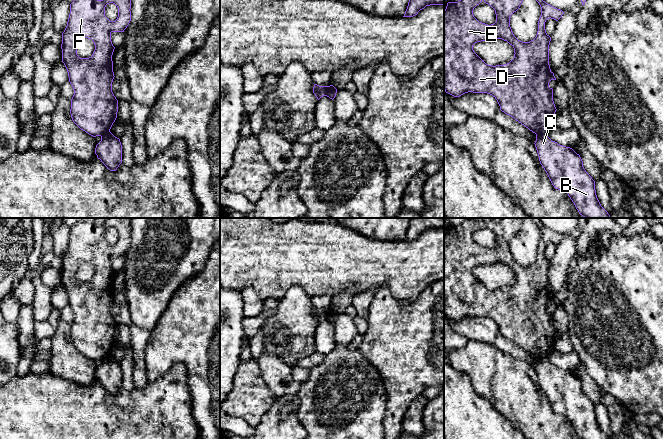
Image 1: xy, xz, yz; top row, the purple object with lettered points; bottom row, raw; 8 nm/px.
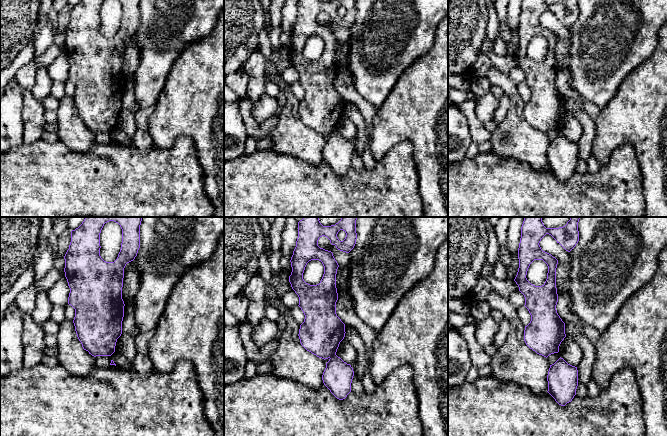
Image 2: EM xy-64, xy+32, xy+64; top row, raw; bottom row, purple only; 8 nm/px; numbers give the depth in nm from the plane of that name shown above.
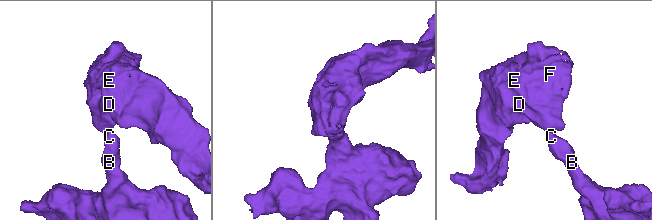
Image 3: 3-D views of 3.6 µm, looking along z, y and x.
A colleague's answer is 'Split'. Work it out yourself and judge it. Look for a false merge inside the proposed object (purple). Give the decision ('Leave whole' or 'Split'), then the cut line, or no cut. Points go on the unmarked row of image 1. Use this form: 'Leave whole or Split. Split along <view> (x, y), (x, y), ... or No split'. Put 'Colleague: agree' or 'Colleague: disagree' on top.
Colleague: agree
Split. Split along yz (546, 357), (538, 357), (536, 359)

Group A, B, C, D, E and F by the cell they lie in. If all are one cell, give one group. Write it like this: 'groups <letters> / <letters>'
groups A D E F / B C

